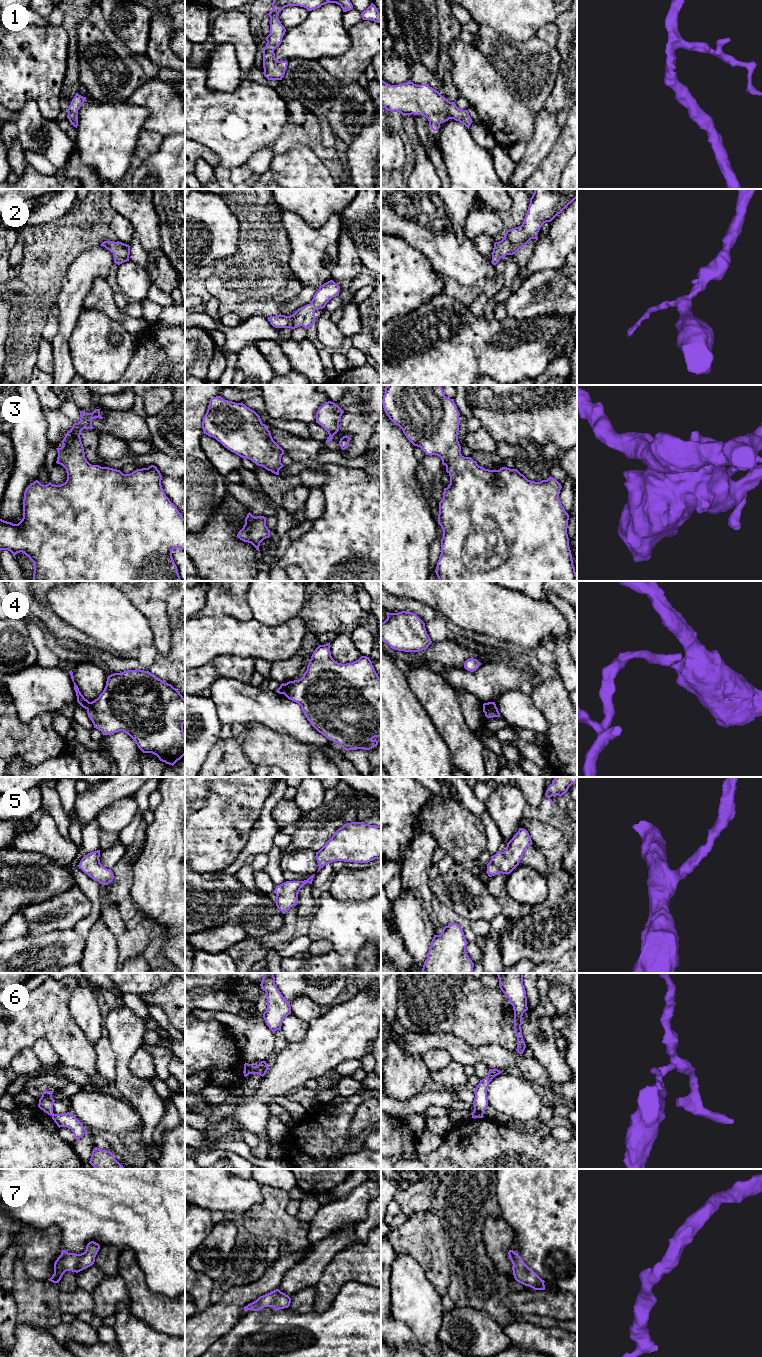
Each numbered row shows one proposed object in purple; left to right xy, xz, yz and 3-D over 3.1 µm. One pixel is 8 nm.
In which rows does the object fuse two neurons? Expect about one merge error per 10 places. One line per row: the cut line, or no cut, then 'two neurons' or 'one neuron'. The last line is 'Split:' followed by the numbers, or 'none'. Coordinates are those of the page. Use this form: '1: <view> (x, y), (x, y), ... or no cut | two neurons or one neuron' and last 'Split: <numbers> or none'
1: no cut | one neuron
2: no cut | one neuron
3: no cut | one neuron
4: xz (285, 684), (283, 693) | two neurons
5: no cut | one neuron
6: xz (247, 1064), (249, 1073) | two neurons
7: no cut | one neuron
Split: 4, 6

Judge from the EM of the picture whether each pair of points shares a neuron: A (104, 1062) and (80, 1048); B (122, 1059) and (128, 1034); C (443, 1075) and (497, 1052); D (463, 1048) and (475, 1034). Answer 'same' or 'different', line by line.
A: different
B: same
C: different
D: different

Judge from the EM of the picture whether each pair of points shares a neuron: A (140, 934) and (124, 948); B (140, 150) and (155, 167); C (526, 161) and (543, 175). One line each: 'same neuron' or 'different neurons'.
A: same neuron
B: different neurons
C: different neurons

